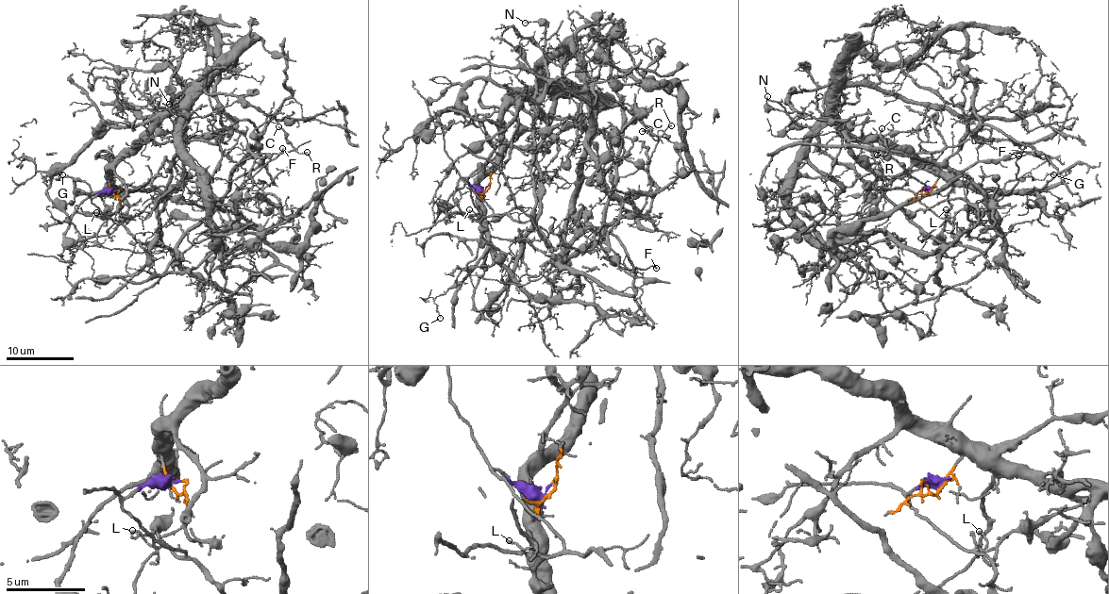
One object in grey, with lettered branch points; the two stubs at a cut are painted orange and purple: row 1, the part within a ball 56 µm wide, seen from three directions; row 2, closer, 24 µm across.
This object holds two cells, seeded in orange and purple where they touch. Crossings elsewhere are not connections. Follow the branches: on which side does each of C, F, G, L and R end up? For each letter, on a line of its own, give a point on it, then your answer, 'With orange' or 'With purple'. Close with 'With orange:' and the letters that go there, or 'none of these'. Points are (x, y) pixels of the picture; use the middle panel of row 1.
C: Place: (642, 131). With purple
F: Place: (656, 268). With purple
G: Place: (440, 318). With purple
L: Place: (469, 209). With purple
R: Place: (671, 125). With purple
With orange: none of these

